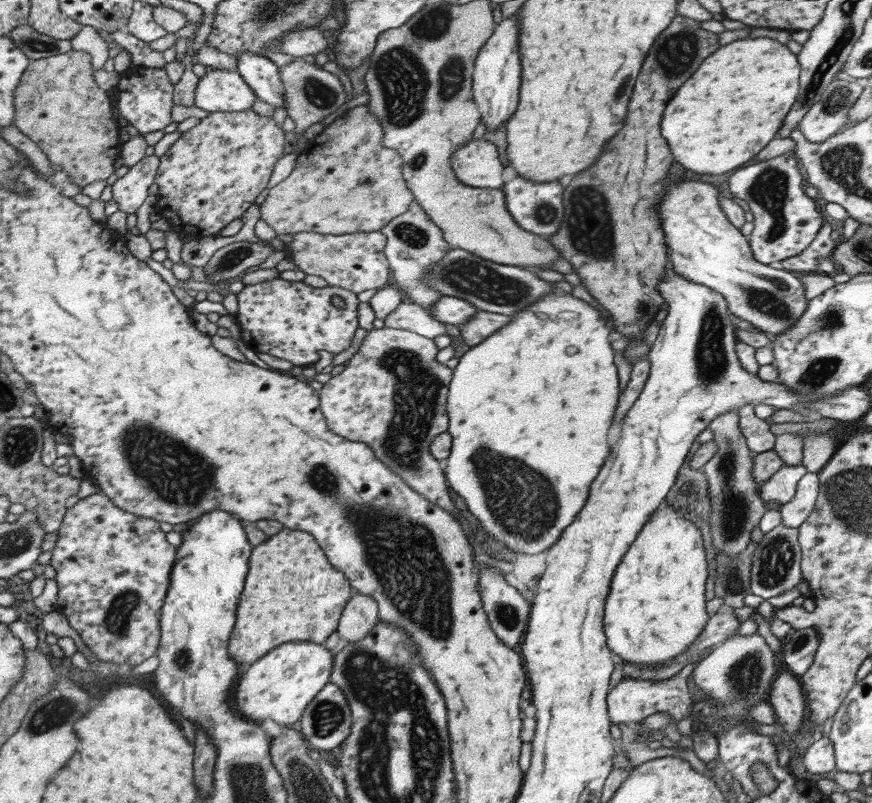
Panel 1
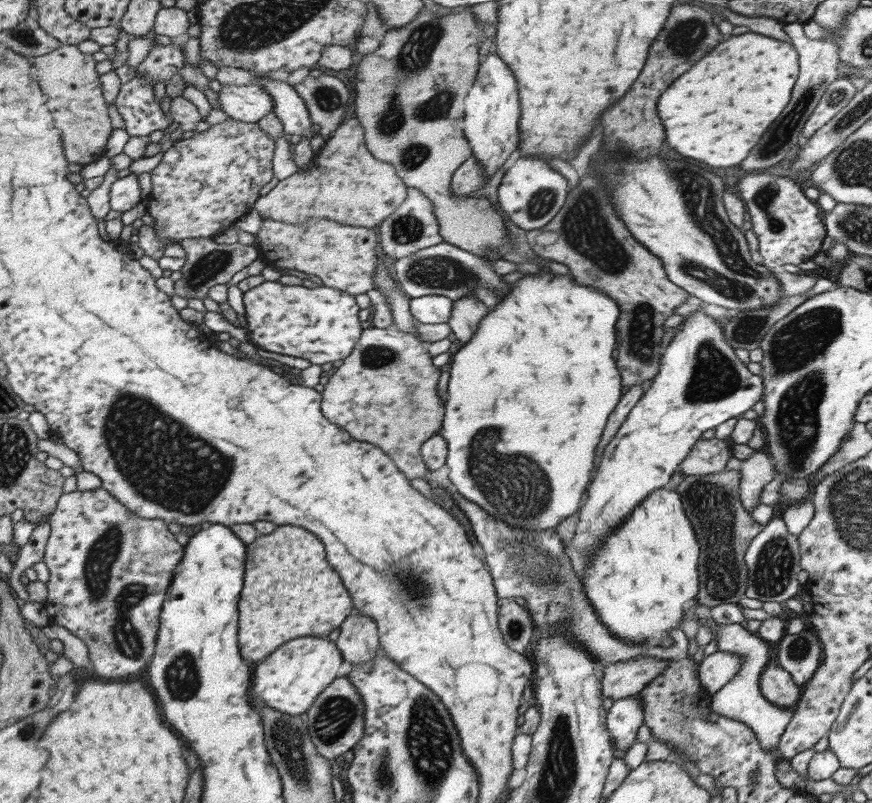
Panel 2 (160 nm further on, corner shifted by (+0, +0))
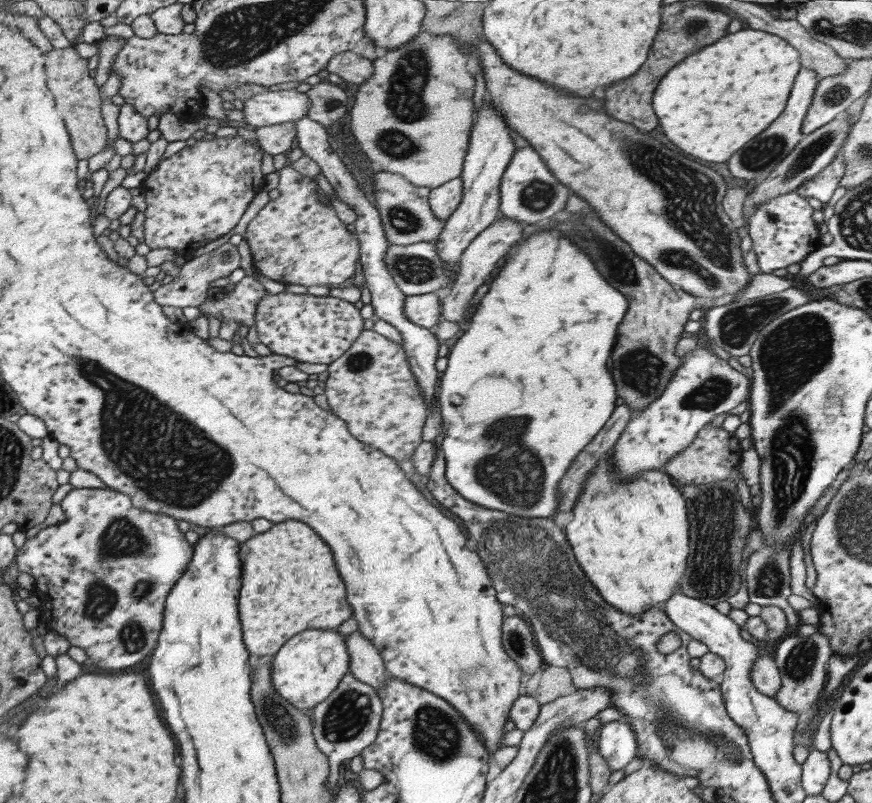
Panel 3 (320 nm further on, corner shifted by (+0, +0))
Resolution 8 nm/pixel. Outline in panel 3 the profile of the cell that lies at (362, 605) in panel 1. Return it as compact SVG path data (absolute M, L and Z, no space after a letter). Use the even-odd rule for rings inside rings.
M358 631L345 636L347 654L349 655L348 672L357 680L364 682L371 688L380 688L392 678L383 666L382 658L376 648Z

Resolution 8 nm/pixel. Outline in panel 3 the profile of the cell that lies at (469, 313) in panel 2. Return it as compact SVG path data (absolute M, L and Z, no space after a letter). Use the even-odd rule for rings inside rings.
M501 217L493 221L487 228L483 229L465 248L464 253L460 256L459 271L457 272L450 288L449 294L441 300L441 318L445 321L456 322L461 329L465 329L468 321L467 312L472 308L467 307L467 303L471 300L473 292L478 286L483 284L495 264L506 256L512 246L522 237L522 226L519 221Z

